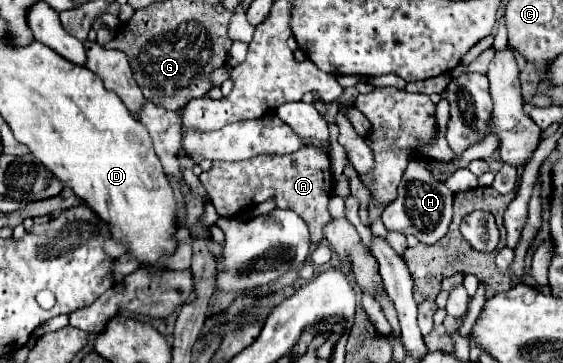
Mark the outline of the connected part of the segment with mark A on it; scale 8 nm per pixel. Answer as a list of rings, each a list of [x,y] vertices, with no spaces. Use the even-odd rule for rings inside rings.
[[[304,146],[298,152],[286,156],[262,154],[240,162],[218,160],[212,162],[212,168],[208,172],[200,174],[200,182],[206,188],[216,212],[224,218],[236,216],[246,208],[252,208],[268,198],[274,198],[278,208],[294,210],[306,222],[310,230],[310,240],[314,244],[322,242],[324,226],[332,220],[328,212],[328,200],[332,194],[330,158],[326,152],[320,152],[312,146]],[[292,162],[296,162],[296,166],[292,166]]]

